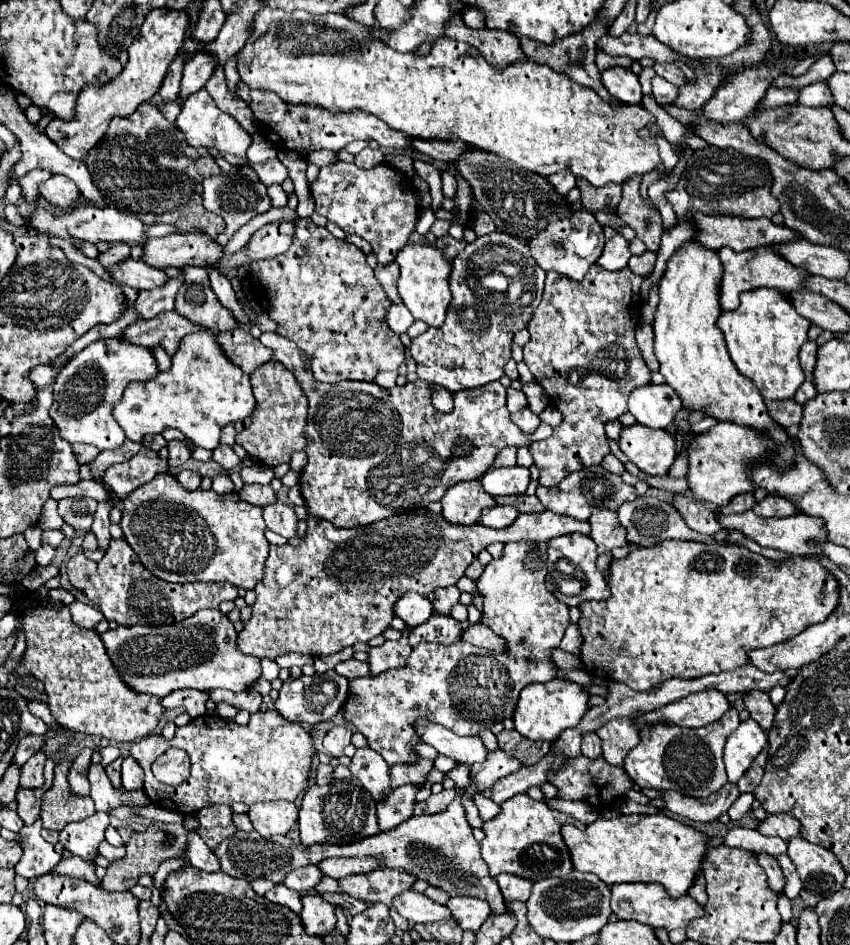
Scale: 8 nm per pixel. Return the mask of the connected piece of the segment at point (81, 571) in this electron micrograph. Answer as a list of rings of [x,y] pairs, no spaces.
[[[125,538],[111,540],[105,556],[99,562],[91,562],[83,552],[71,556],[67,562],[67,576],[73,588],[81,590],[107,620],[115,620],[119,626],[173,624],[193,616],[201,608],[219,608],[221,602],[237,598],[237,588],[227,582],[169,584],[155,578],[139,562]]]

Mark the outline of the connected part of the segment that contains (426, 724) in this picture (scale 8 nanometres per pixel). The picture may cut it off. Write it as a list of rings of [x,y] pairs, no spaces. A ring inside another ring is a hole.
[[[415,720],[415,730],[421,742],[433,746],[439,754],[445,754],[467,766],[485,760],[487,750],[479,736],[457,736],[455,732],[443,728],[441,724],[431,724],[429,720]]]

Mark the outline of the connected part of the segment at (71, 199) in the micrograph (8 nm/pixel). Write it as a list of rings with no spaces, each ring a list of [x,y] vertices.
[[[53,174],[49,180],[39,184],[39,196],[45,198],[55,210],[67,212],[75,206],[77,196],[79,196],[79,188],[67,180],[65,176]]]

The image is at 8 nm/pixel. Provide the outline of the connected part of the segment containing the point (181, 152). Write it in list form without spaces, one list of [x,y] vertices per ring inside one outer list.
[[[143,102],[133,114],[129,116],[115,116],[105,132],[105,136],[95,144],[85,160],[93,184],[99,188],[101,196],[113,208],[121,212],[131,212],[131,216],[139,216],[143,224],[171,224],[177,226],[181,232],[199,232],[205,230],[211,236],[217,236],[225,230],[225,222],[207,212],[201,204],[201,182],[207,176],[219,174],[219,166],[211,158],[207,148],[191,148],[185,144],[185,138],[173,122],[165,120],[159,108],[151,102]]]

